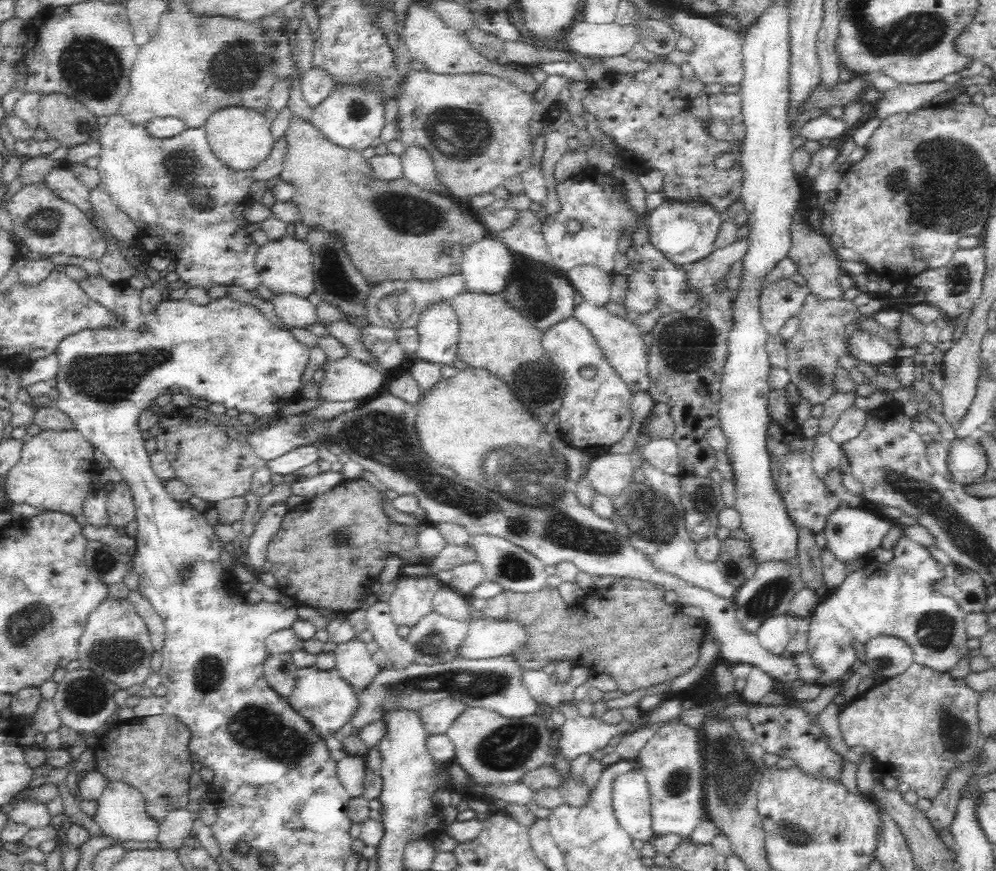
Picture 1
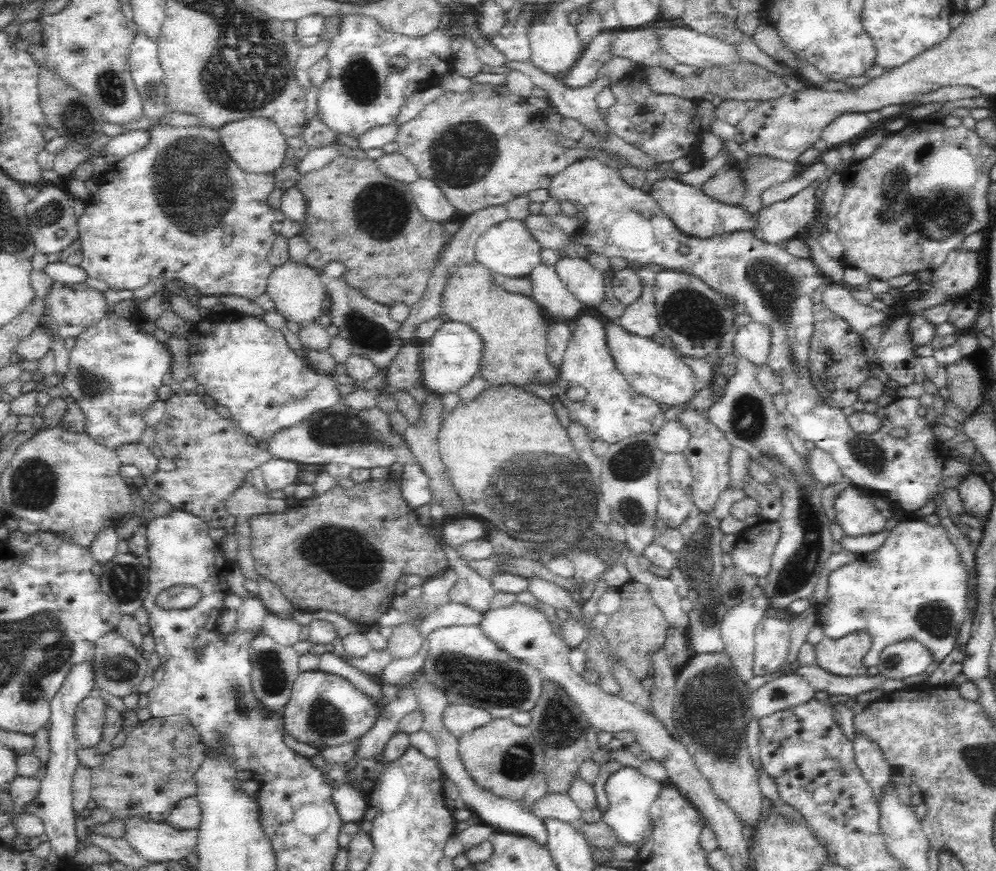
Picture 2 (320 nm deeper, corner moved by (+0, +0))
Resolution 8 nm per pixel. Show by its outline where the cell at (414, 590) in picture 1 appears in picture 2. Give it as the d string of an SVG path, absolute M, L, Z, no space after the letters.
M404 622L392 628L392 634L387 642L386 650L392 653L392 658L409 657L421 648L425 640L419 626L412 622Z

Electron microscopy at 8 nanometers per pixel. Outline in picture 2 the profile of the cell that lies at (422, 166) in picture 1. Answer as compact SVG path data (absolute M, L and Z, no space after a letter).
M418 177L416 180L408 183L416 206L424 217L445 222L454 216L456 209L448 201L448 197L440 190L436 181L430 178Z

